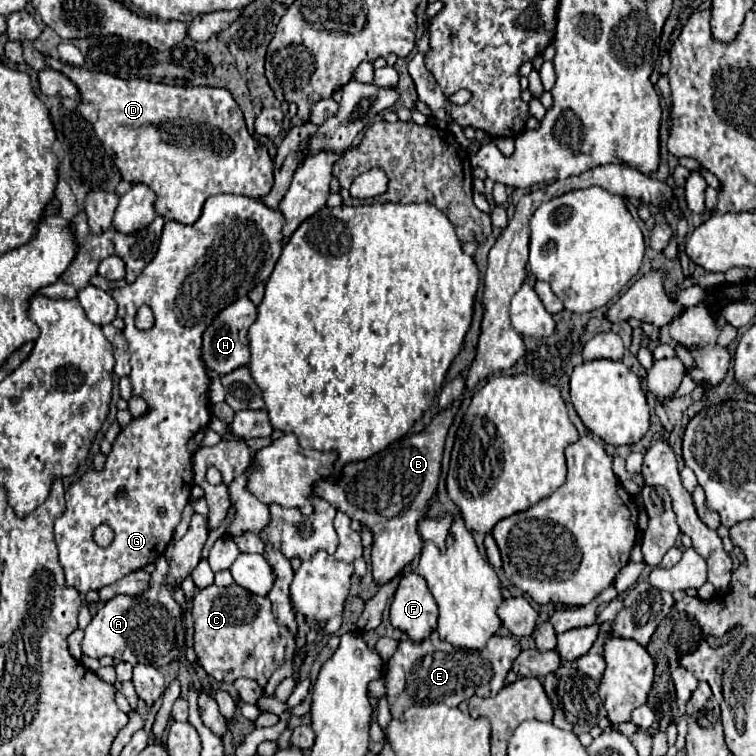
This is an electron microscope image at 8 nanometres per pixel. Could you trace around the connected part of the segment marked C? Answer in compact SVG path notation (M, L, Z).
M210 584L196 592L192 600L194 650L204 670L218 684L232 684L238 678L252 678L266 686L272 672L296 652L296 640L288 628L278 626L266 596L248 592L238 584L220 588Z

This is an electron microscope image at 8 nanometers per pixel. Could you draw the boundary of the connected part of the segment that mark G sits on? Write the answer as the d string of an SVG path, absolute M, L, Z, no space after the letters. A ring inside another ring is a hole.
M236 194L210 196L204 202L202 214L194 224L184 226L178 222L166 222L152 262L142 270L134 284L126 284L124 288L116 288L112 292L112 298L118 304L118 316L126 324L122 332L130 346L130 380L134 396L144 398L150 406L150 412L142 418L134 418L120 432L120 436L112 444L110 456L106 458L104 472L88 470L66 492L66 512L56 520L54 534L58 552L62 552L66 584L74 586L80 594L86 594L88 590L100 590L142 568L144 564L154 562L172 540L174 528L180 522L182 508L186 506L190 490L194 486L192 454L188 452L186 442L196 430L204 428L212 416L208 402L210 376L206 372L206 364L200 358L204 328L214 320L216 312L232 304L232 300L246 296L258 282L268 280L282 252L282 226L282 212L268 208L258 198ZM142 304L148 304L156 318L150 330L138 330L134 324L136 310ZM122 486L128 490L128 496L118 498L116 492ZM160 506L166 508L166 516L158 514ZM100 524L108 524L114 530L114 542L106 548L100 548L92 540L92 534Z

